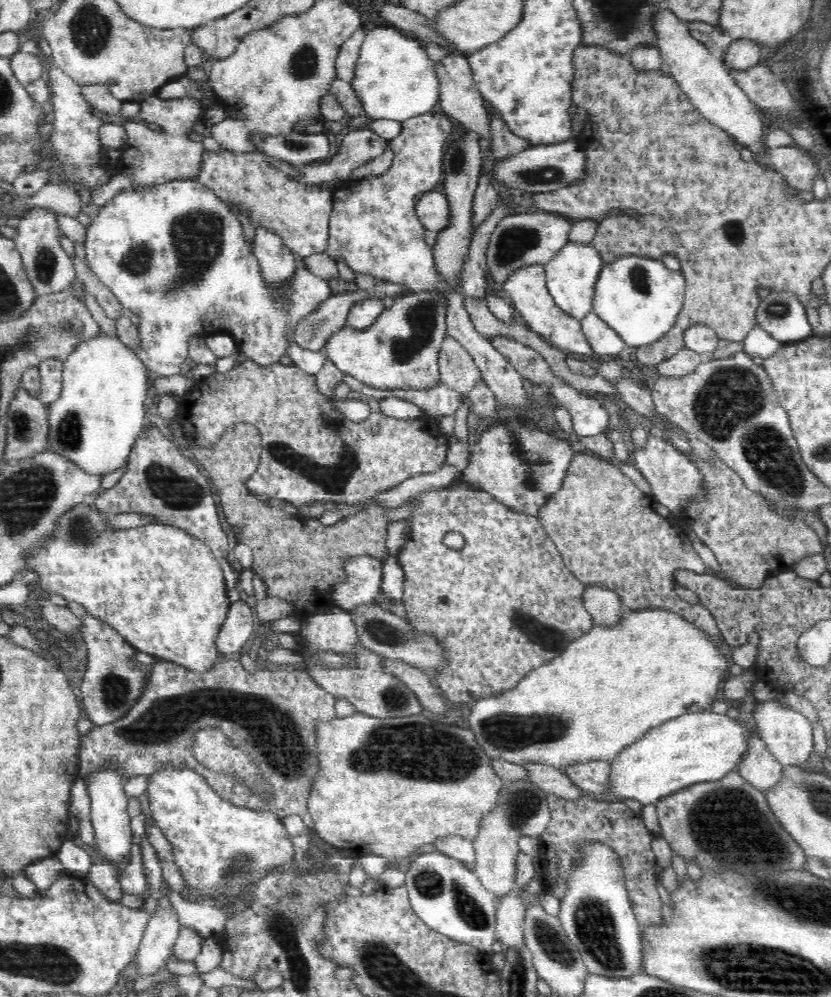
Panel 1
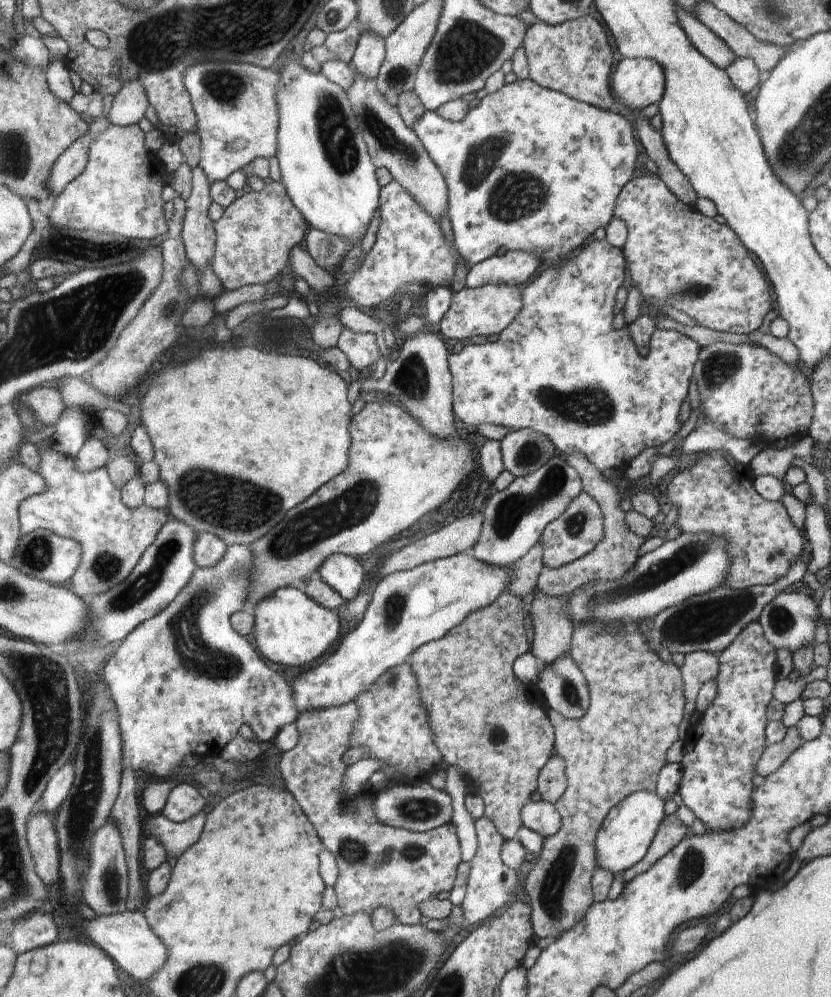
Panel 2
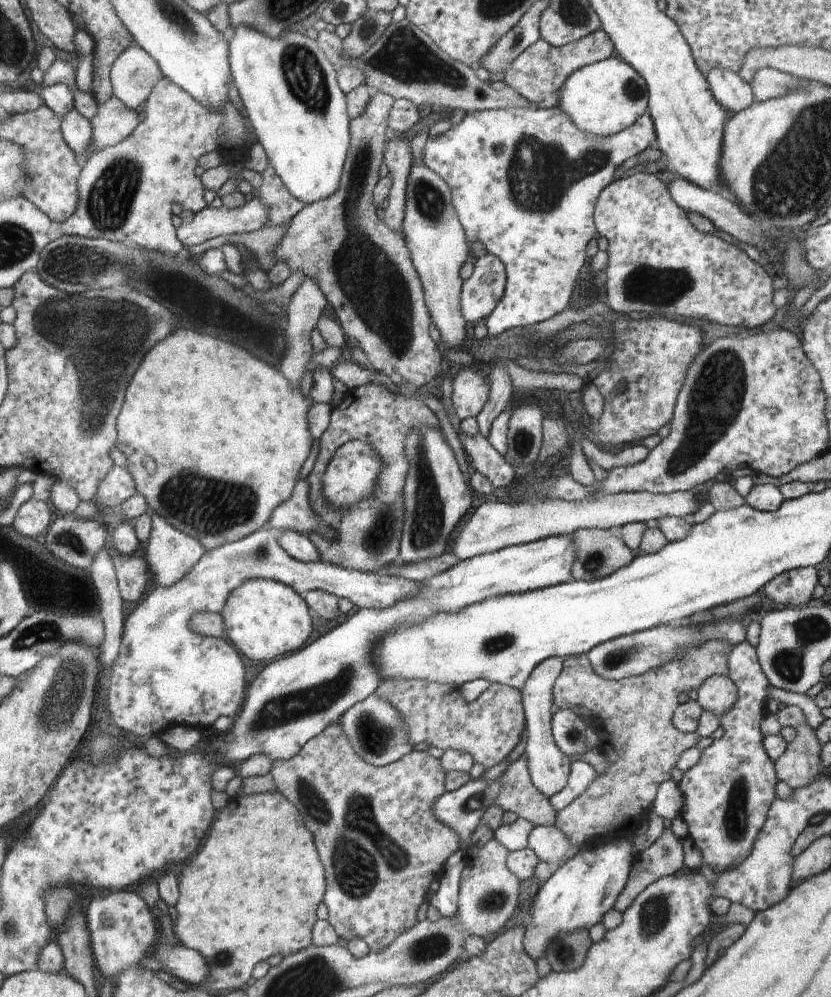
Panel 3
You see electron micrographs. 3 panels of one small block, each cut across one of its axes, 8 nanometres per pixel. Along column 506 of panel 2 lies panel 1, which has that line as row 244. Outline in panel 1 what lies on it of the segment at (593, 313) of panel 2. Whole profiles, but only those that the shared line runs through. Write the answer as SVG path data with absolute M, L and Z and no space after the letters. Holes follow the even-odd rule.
M437 109L402 121L401 131L388 141L388 147L392 149L393 161L390 168L370 179L354 179L353 187L348 191L345 200L333 200L332 210L329 216L329 242L328 256L334 260L342 260L355 272L360 274L371 274L377 280L388 281L400 286L405 286L408 291L419 293L436 293L447 302L447 336L454 338L472 356L474 363L482 372L482 380L490 387L496 395L497 401L505 409L522 410L528 412L528 396L524 388L524 378L510 365L510 362L500 354L490 340L483 338L471 322L468 312L463 304L464 295L459 289L451 290L445 286L444 278L437 273L433 262L433 247L426 243L424 236L425 226L419 221L416 211L416 202L422 194L434 190L435 186L442 180L444 146L448 136L452 134L452 123L454 120L446 116L446 113Z

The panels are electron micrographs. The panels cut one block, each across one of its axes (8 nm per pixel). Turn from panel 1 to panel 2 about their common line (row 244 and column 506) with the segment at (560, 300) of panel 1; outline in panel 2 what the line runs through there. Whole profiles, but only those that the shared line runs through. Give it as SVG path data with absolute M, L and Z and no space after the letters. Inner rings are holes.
M458 553L407 571L380 576L362 622L344 638L326 660L292 682L298 714L347 705L370 688L387 670L408 662L416 649L446 636L468 616L486 609L508 592L510 565L491 565L472 554Z

